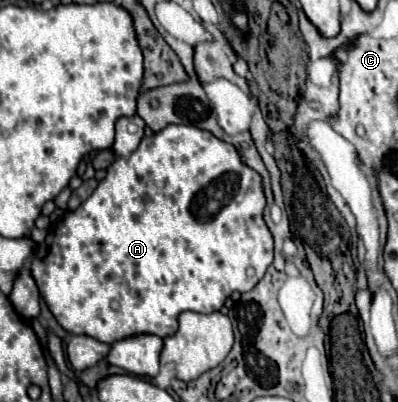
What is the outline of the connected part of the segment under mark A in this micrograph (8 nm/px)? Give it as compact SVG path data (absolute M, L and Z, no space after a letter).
M168 125L154 135L144 137L138 149L130 157L118 157L108 167L108 175L98 183L96 191L86 201L82 201L76 211L66 213L64 219L58 225L54 225L54 229L48 233L44 241L42 251L36 249L30 261L32 263L30 269L48 309L52 311L56 321L74 335L90 335L108 345L132 333L152 333L158 337L170 337L178 329L178 315L182 311L196 311L196 313L220 311L224 301L234 291L246 293L264 277L274 257L272 233L264 223L264 207L266 207L266 197L262 191L262 177L246 163L242 163L234 145L216 139L210 131L198 129L194 125Z

